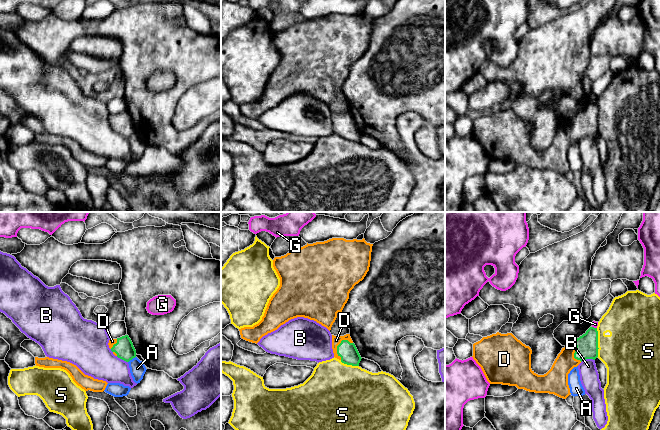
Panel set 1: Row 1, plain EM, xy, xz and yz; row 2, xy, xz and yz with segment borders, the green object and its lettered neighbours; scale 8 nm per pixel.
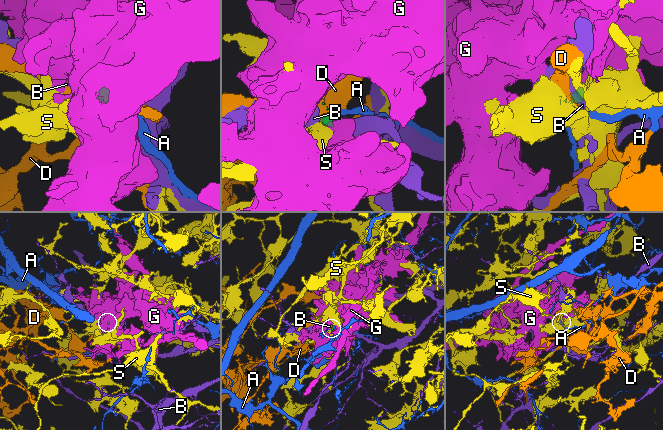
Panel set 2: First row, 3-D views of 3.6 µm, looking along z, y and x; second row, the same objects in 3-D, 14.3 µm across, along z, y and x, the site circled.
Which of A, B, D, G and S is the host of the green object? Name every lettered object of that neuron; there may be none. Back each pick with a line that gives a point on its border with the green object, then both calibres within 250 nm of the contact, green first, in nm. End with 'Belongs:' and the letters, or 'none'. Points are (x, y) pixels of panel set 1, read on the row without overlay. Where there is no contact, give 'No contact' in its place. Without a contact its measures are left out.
D: Touches green at xz (337, 123). Thickness 150 nm (green) against 80 nm
Belongs: D

